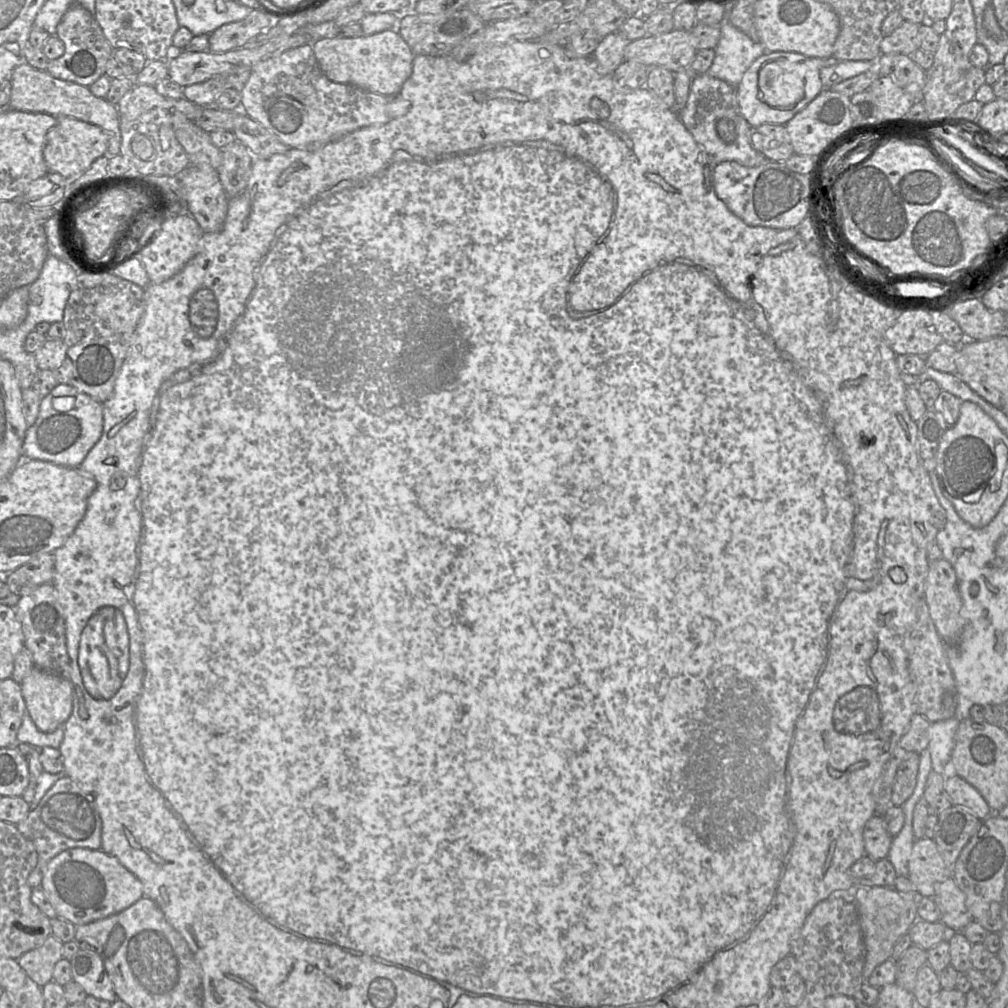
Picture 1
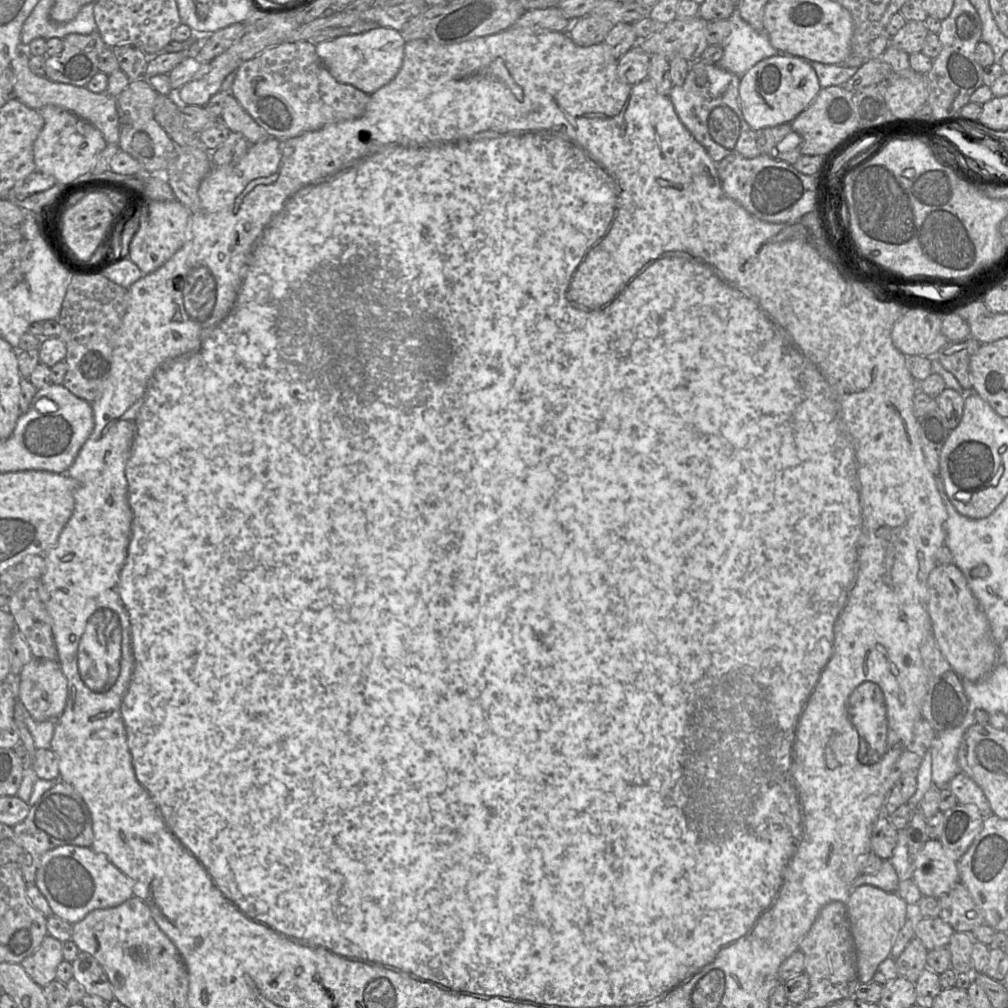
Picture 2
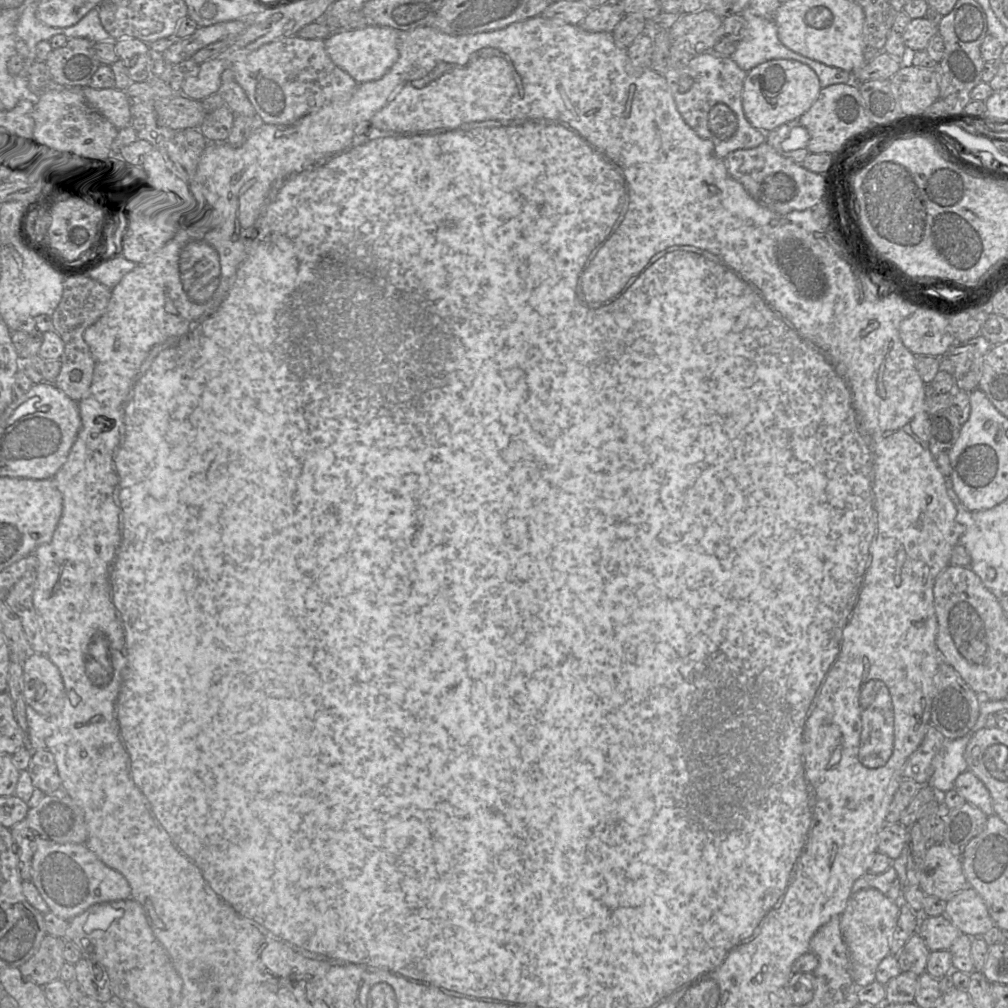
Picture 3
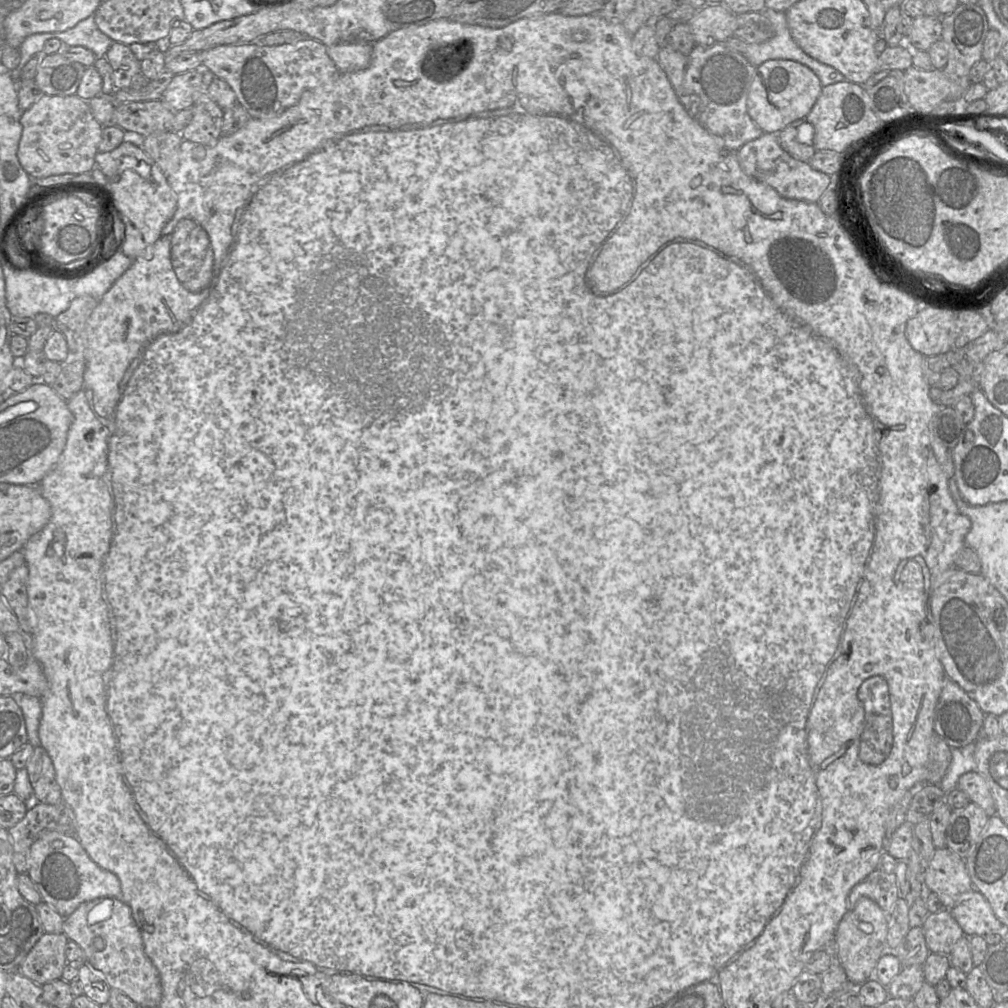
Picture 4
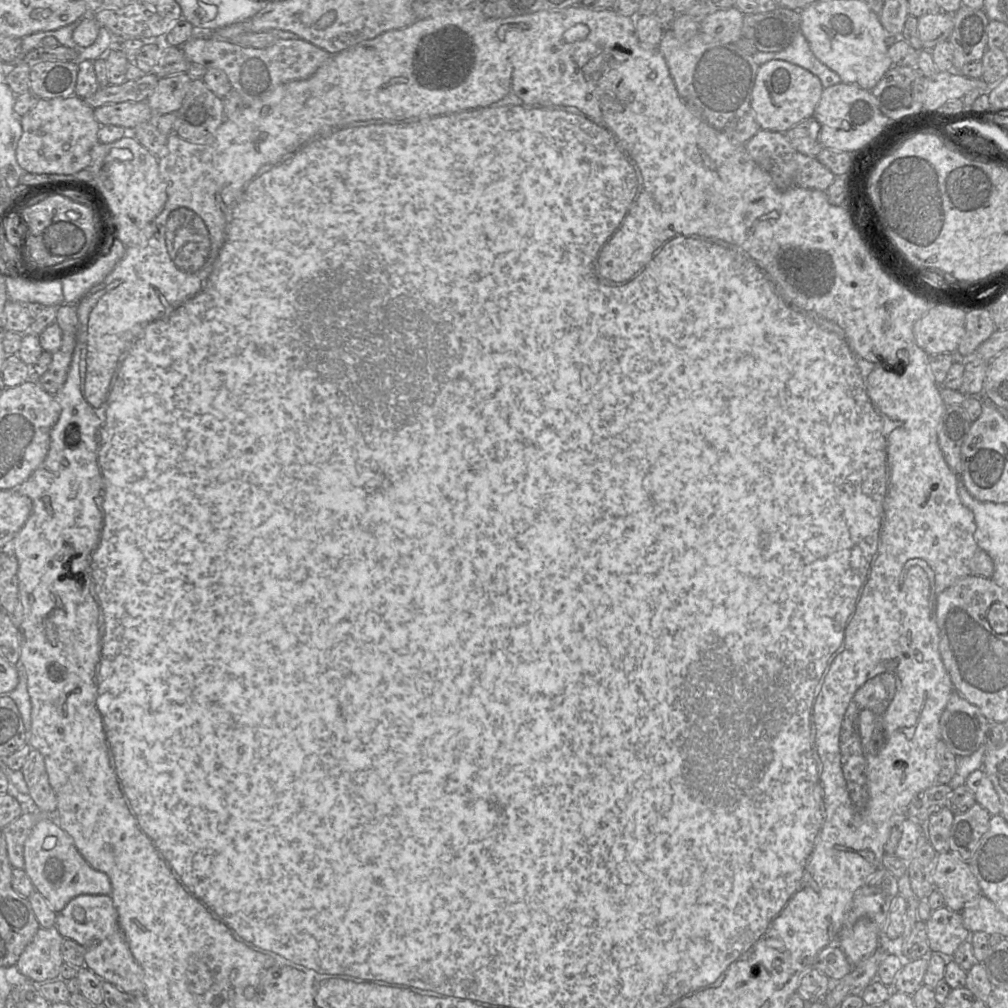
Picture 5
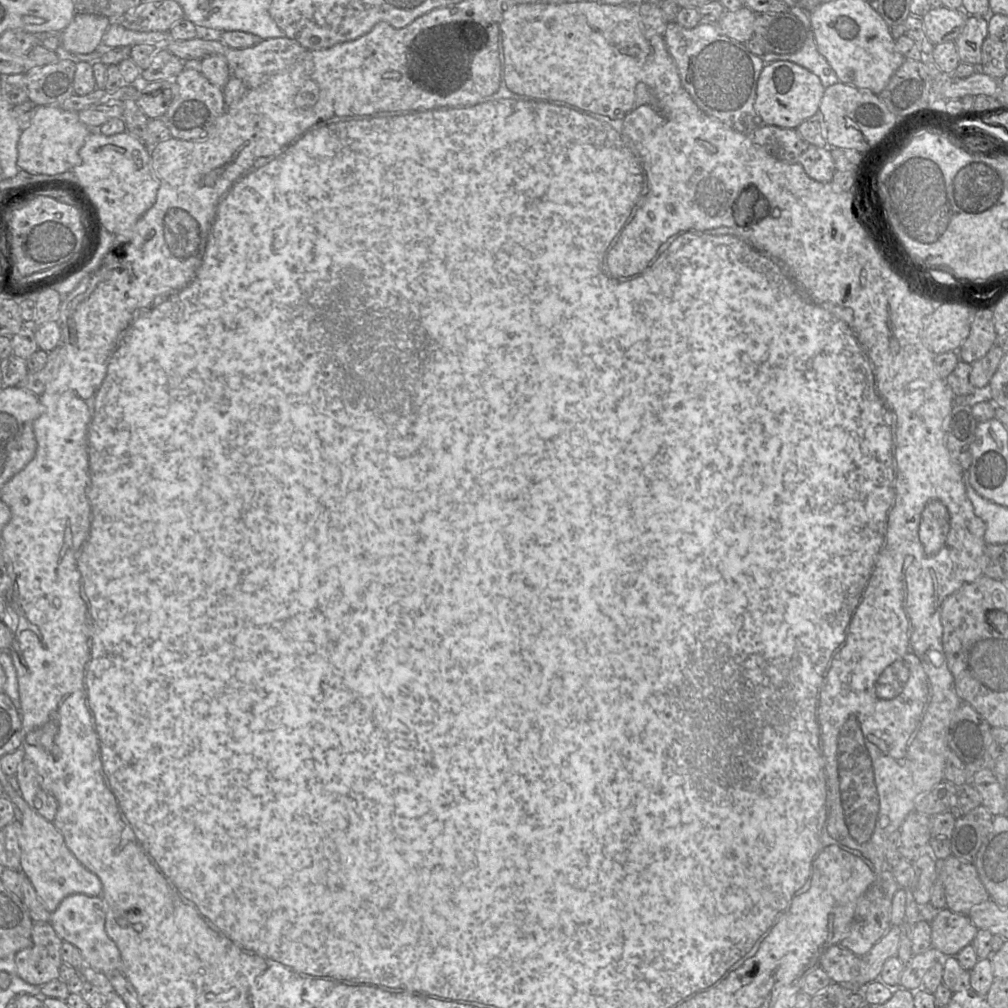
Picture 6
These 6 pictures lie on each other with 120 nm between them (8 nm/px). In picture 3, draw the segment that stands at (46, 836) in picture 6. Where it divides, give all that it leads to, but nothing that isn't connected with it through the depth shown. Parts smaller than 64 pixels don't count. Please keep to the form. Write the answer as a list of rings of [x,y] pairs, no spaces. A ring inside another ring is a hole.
[[[57,843],[39,846],[32,859],[31,881],[50,911],[67,921],[95,904],[131,897],[127,879],[103,863],[85,844]]]

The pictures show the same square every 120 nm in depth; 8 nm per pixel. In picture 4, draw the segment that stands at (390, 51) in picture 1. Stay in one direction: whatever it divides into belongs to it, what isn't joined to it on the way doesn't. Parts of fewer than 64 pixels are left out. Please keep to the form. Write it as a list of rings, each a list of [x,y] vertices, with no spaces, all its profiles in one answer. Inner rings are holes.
[[[344,42],[327,47],[327,53],[340,73],[366,69],[372,57],[373,43]]]

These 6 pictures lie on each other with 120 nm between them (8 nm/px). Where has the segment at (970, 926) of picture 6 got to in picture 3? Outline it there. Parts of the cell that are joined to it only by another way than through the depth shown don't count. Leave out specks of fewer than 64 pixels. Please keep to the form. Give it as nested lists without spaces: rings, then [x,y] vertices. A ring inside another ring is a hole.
[[[945,914],[921,917],[917,932],[930,951],[949,950],[961,934]]]

